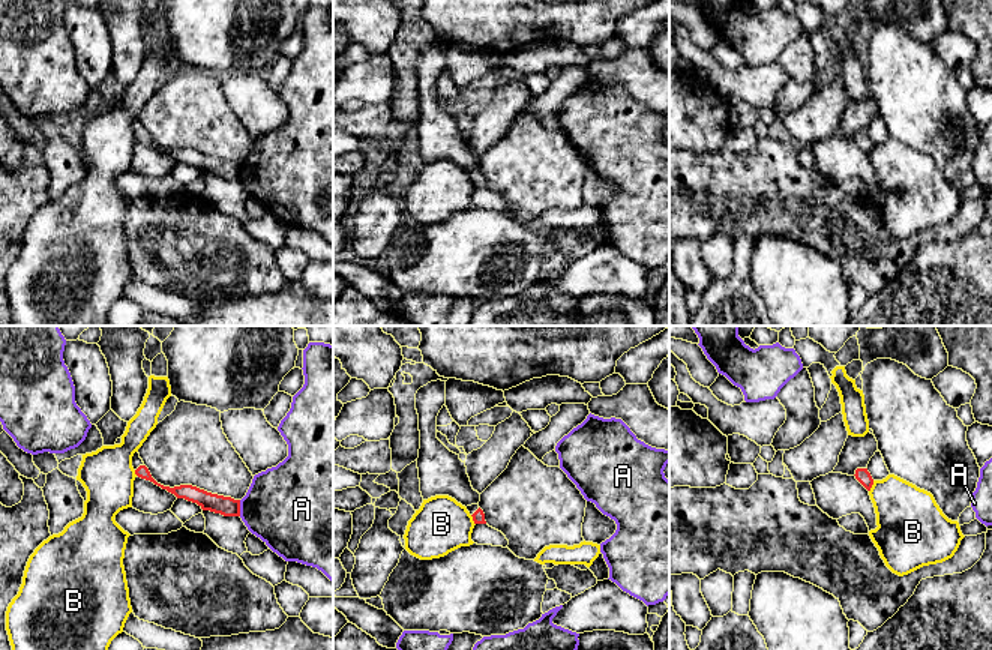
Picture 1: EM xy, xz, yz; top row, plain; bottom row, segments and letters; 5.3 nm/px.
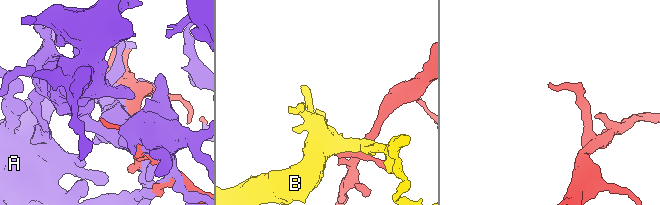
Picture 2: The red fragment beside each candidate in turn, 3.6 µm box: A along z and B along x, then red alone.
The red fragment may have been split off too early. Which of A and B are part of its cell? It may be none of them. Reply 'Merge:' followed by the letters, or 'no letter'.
Merge: no letter

